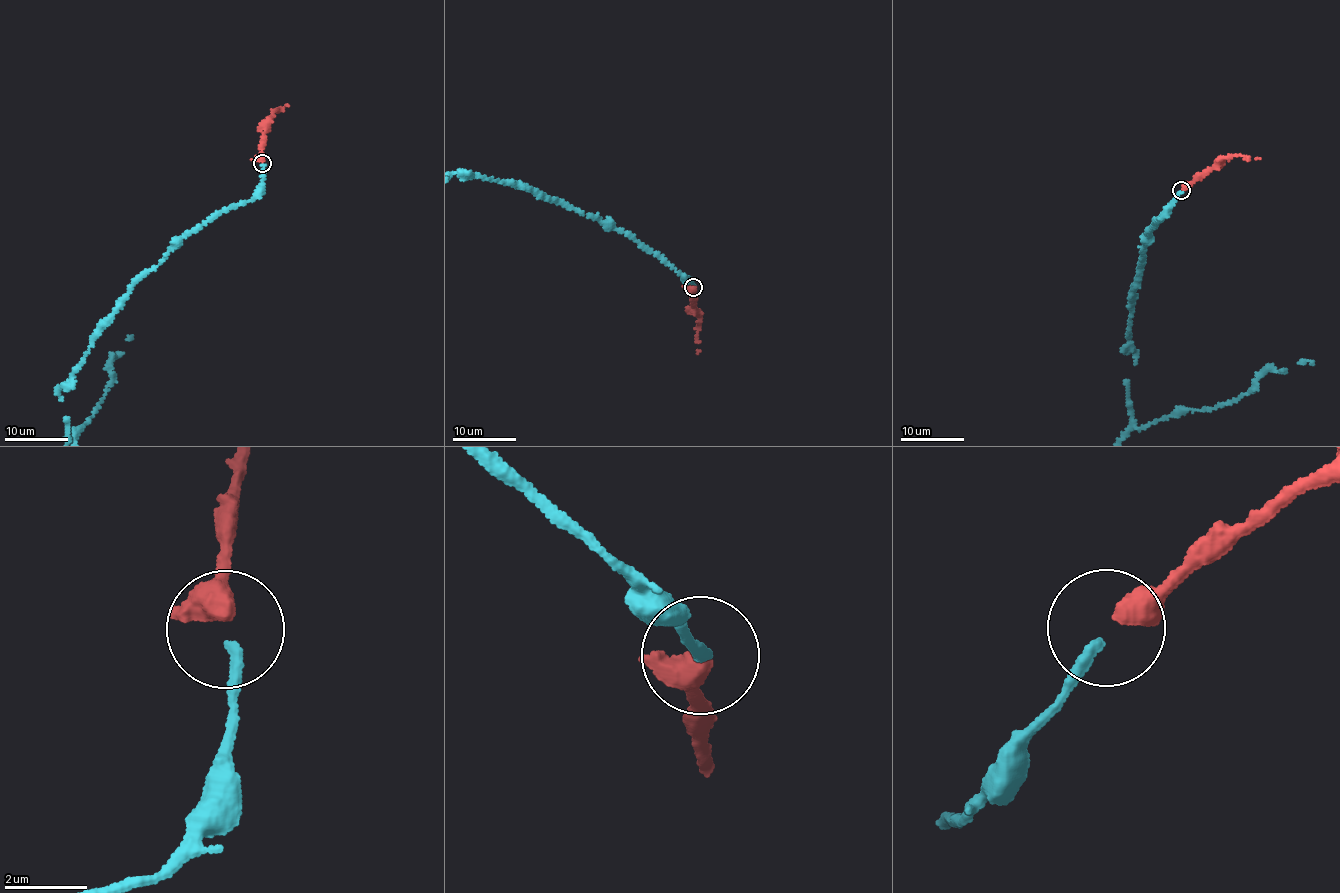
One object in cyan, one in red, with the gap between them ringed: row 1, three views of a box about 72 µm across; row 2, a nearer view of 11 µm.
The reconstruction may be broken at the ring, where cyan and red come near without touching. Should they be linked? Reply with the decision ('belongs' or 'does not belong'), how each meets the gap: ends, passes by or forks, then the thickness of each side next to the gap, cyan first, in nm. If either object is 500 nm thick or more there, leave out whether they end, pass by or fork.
belongs; 240 nm thick on the cyan side, 550 nm on the other

